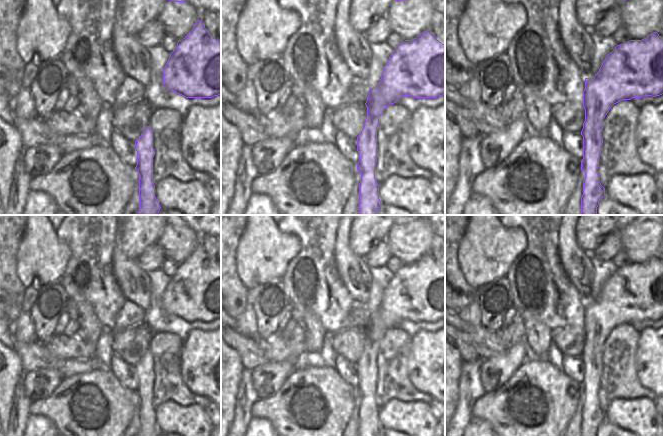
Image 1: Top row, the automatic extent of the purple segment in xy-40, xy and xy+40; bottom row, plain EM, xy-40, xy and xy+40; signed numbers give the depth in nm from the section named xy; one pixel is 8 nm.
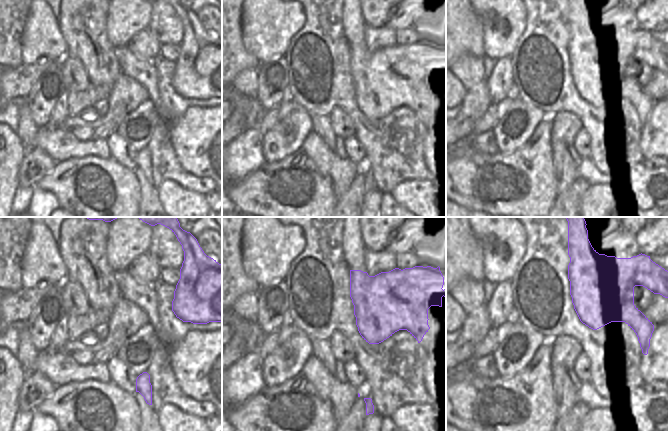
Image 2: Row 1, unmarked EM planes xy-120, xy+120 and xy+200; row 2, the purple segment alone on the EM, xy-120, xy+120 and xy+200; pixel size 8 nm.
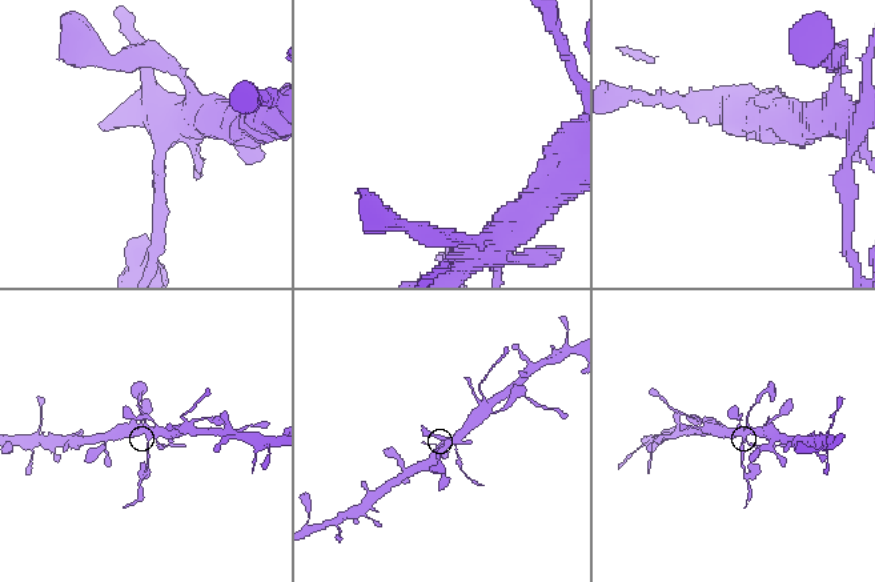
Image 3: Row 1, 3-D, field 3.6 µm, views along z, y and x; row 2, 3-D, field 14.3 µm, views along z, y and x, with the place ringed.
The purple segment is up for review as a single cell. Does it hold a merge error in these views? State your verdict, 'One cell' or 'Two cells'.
Two cells.

